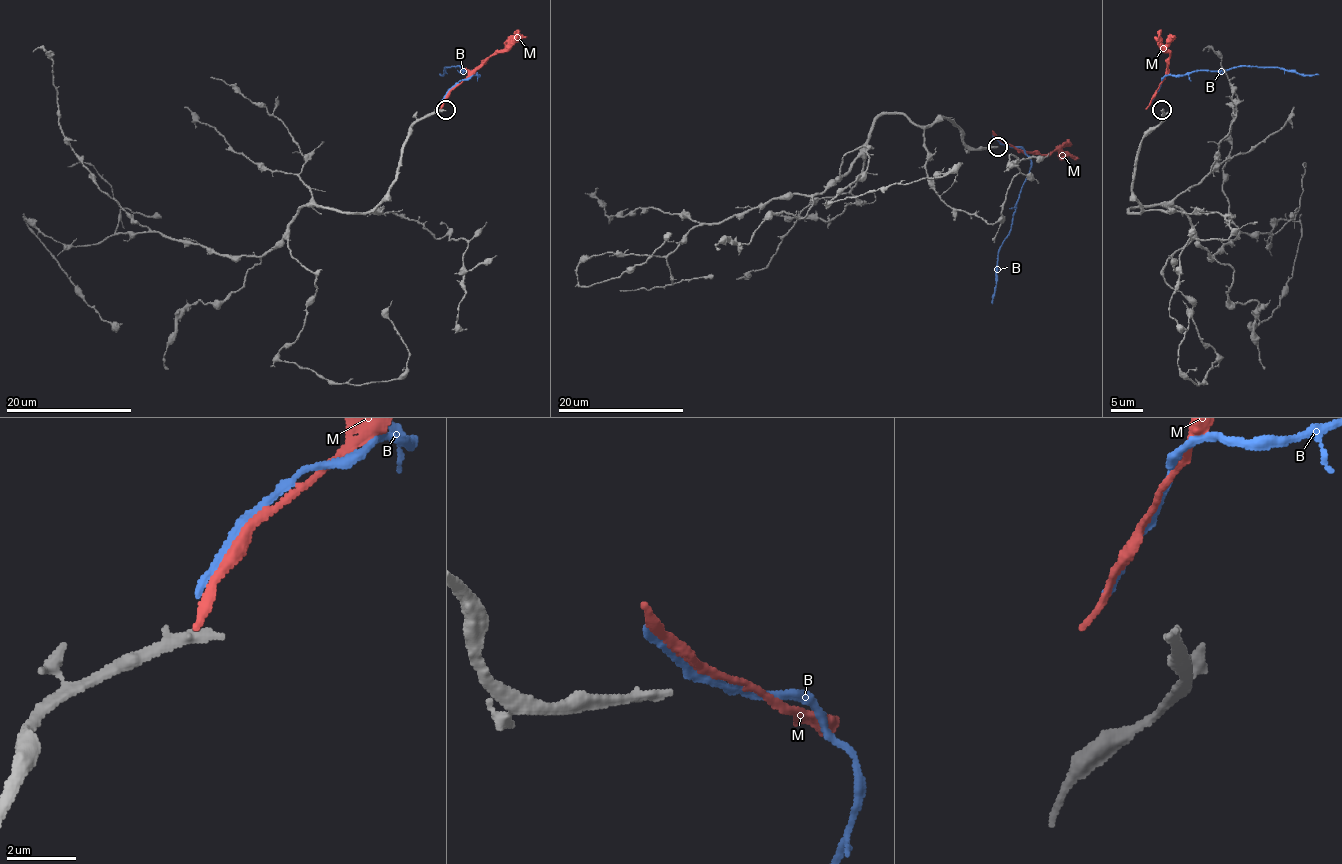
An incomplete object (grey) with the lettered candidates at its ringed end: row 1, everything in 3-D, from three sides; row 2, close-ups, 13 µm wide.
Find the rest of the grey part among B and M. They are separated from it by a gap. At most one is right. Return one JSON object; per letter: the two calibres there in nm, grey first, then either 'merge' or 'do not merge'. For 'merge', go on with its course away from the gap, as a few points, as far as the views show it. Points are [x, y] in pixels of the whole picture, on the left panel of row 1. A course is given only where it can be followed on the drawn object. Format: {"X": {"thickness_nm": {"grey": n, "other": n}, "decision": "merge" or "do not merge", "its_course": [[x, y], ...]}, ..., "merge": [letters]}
{"B": {"thickness_nm": {"grey": 240, "other": 240}, "decision": "do not merge"}, "M": {"thickness_nm": {"grey": 240, "other": 280}, "decision": "do not merge"}, "merge": []}

